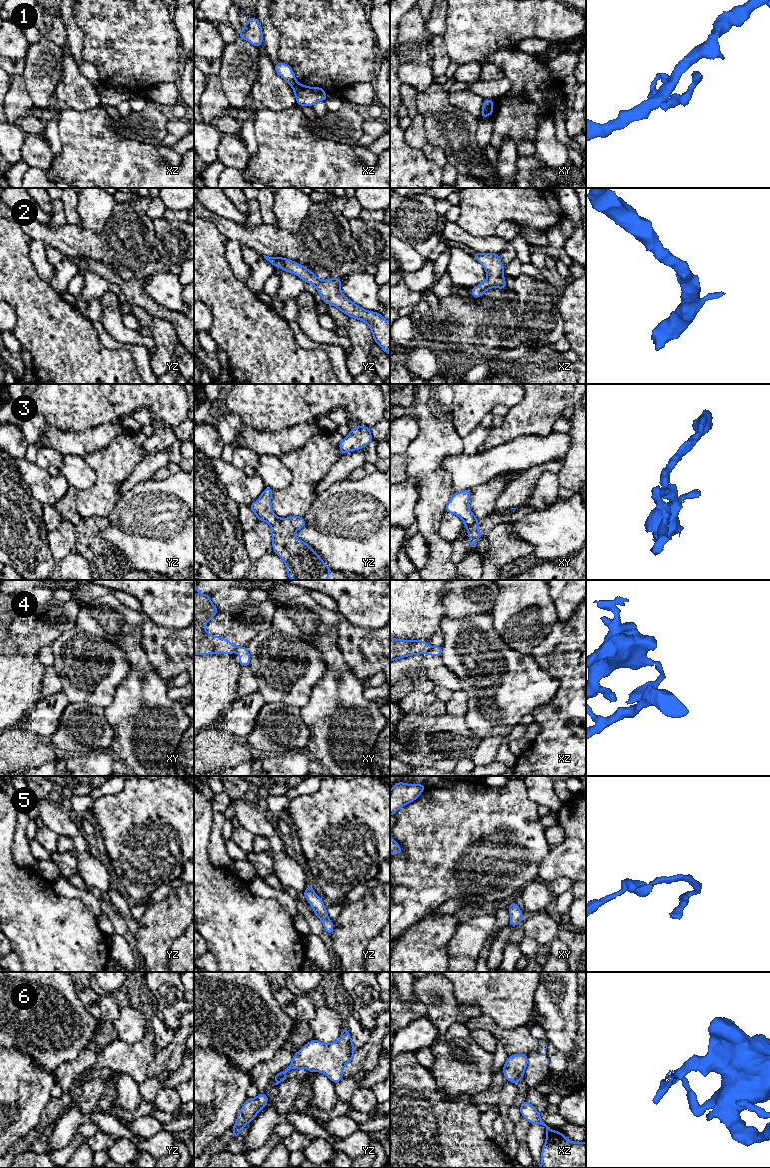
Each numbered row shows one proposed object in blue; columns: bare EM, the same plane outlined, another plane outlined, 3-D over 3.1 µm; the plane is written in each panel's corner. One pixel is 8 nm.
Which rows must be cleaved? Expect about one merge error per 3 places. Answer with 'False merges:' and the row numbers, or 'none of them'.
False merges: 1, 3, 6

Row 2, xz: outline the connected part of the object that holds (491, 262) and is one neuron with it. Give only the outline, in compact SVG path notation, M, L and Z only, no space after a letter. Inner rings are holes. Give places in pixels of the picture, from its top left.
M478 253L473 256L482 264L488 278L471 289L473 298L480 298L490 288L506 288L504 265L502 264L498 253Z

